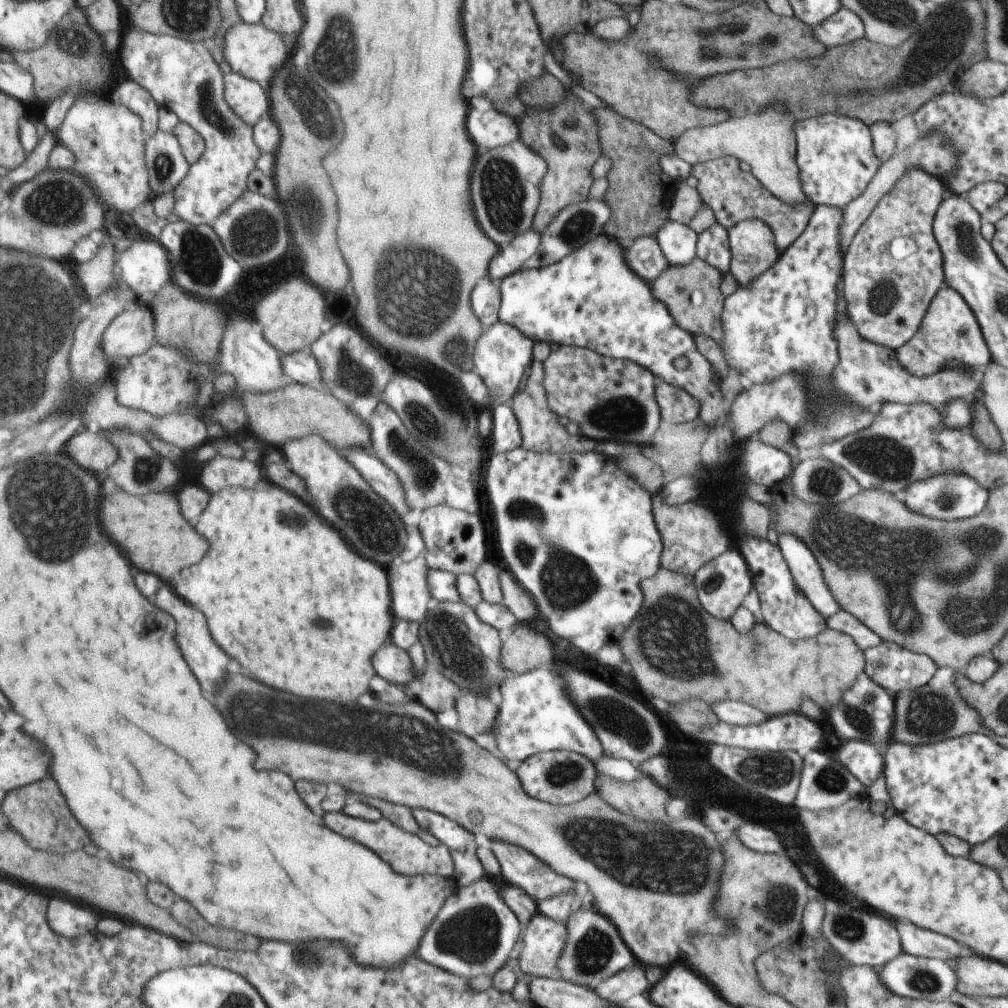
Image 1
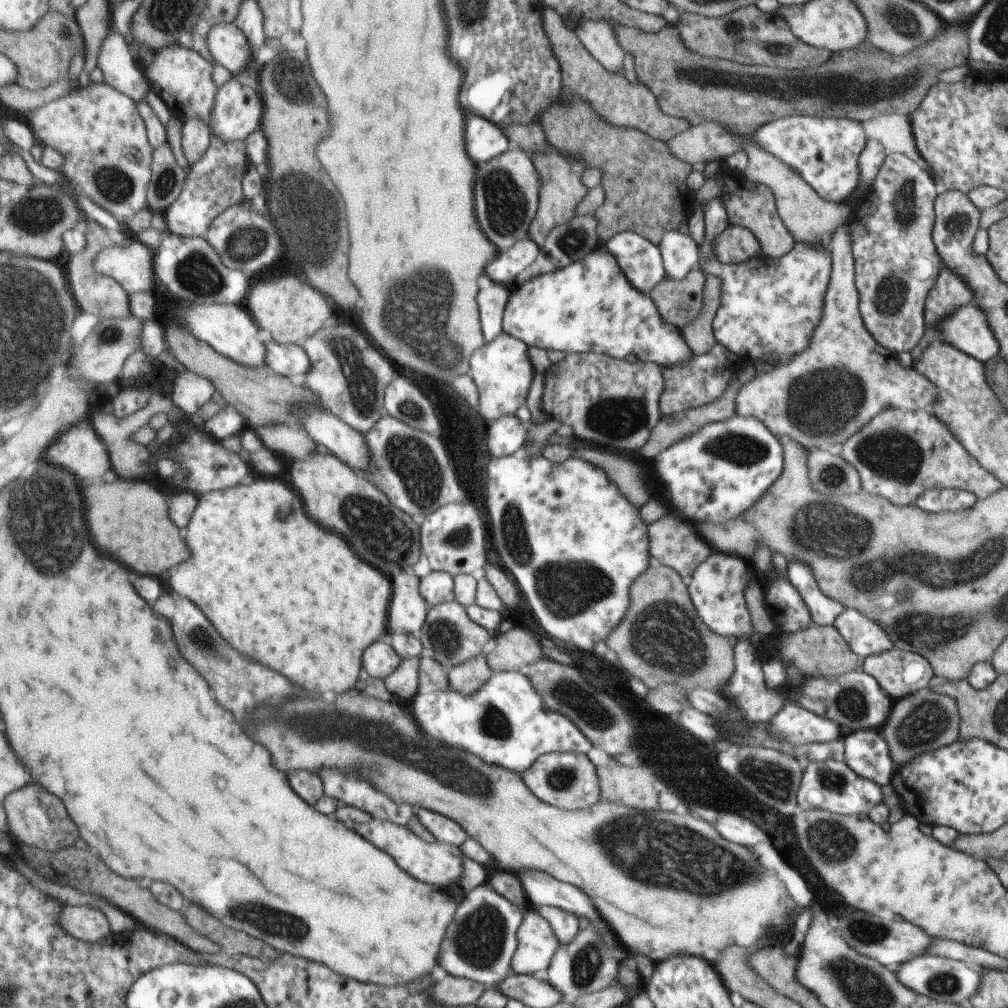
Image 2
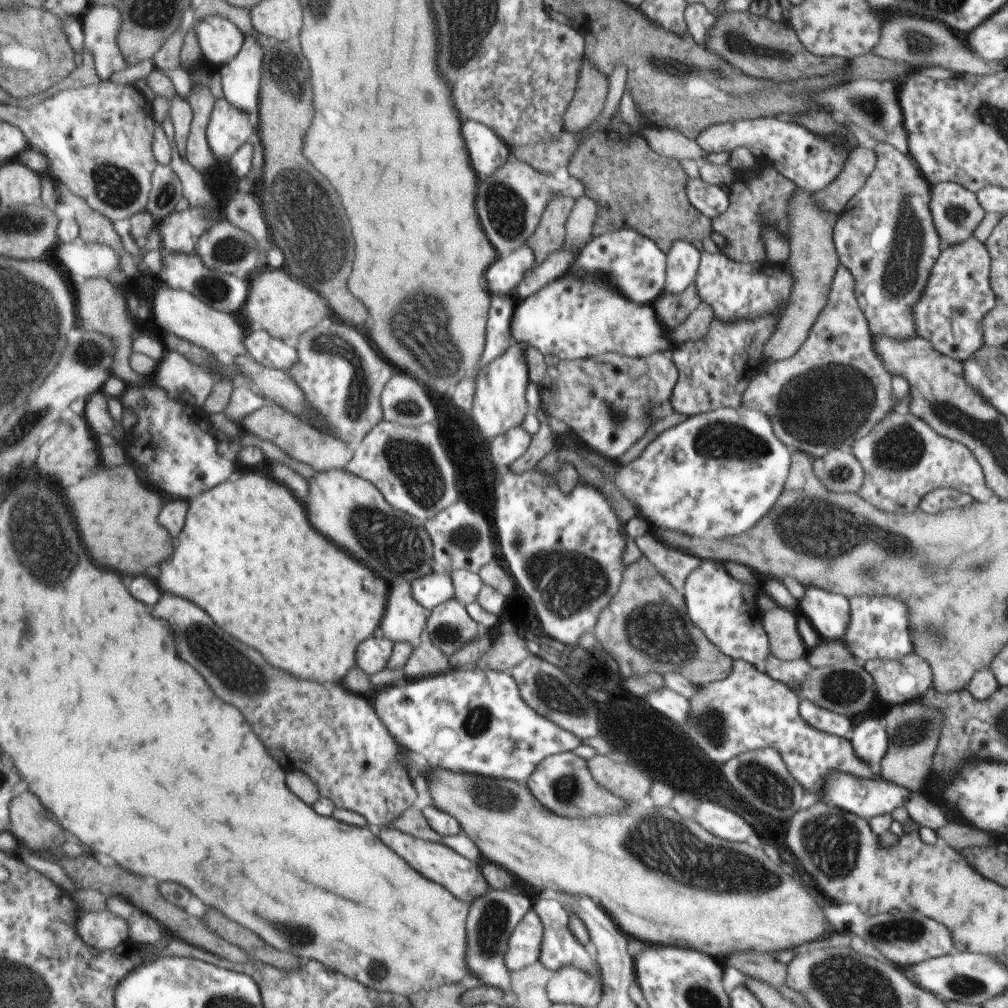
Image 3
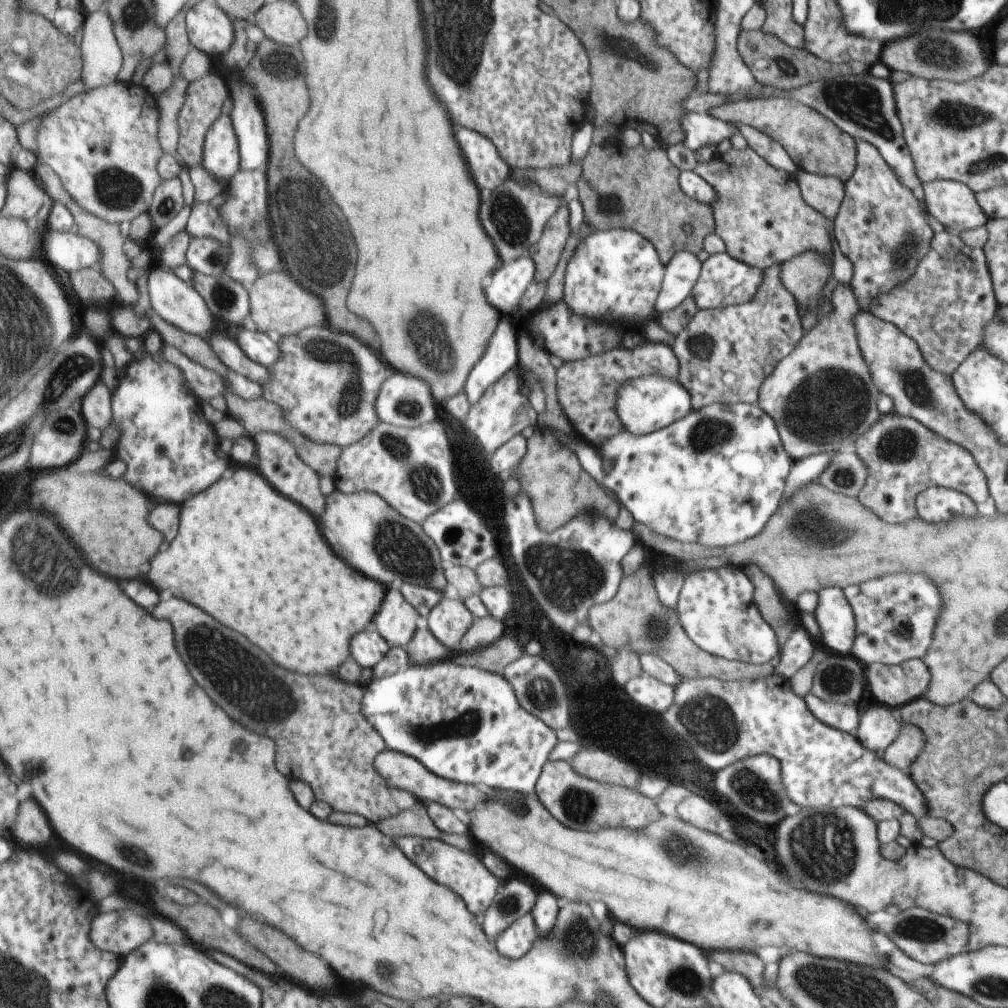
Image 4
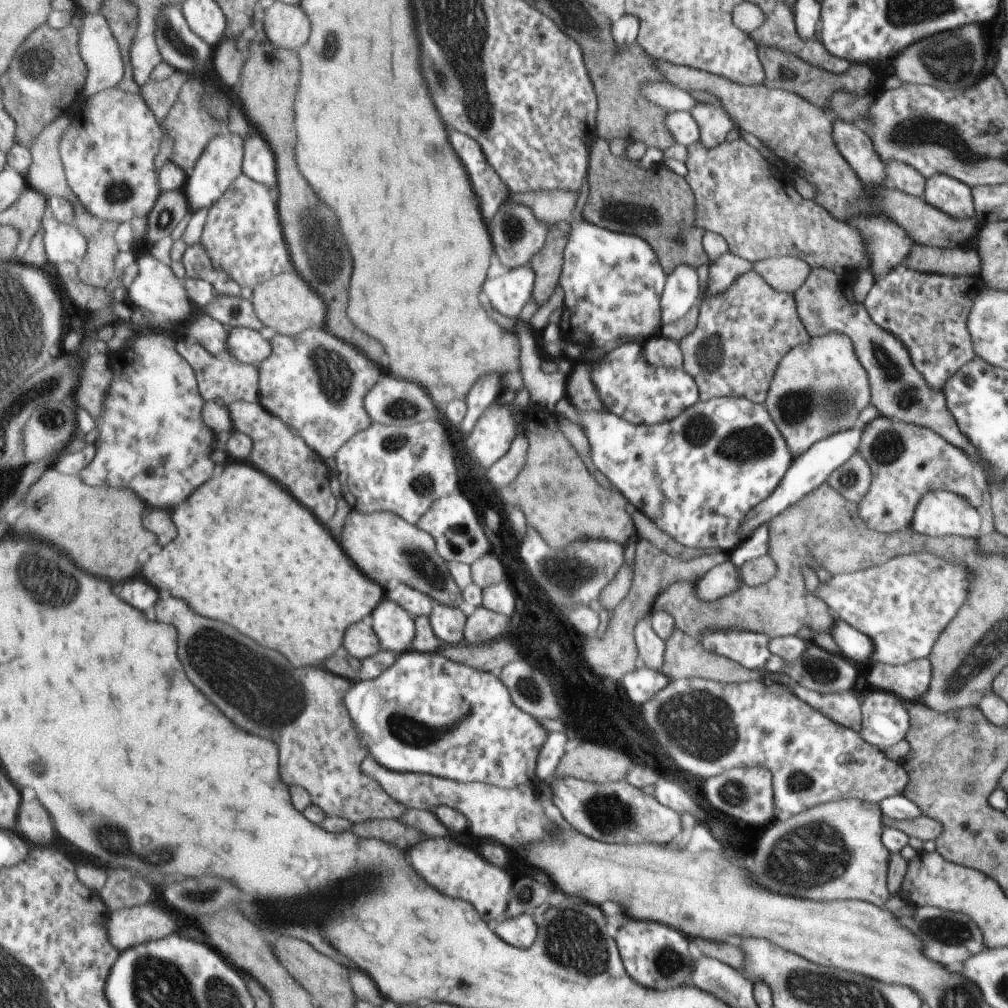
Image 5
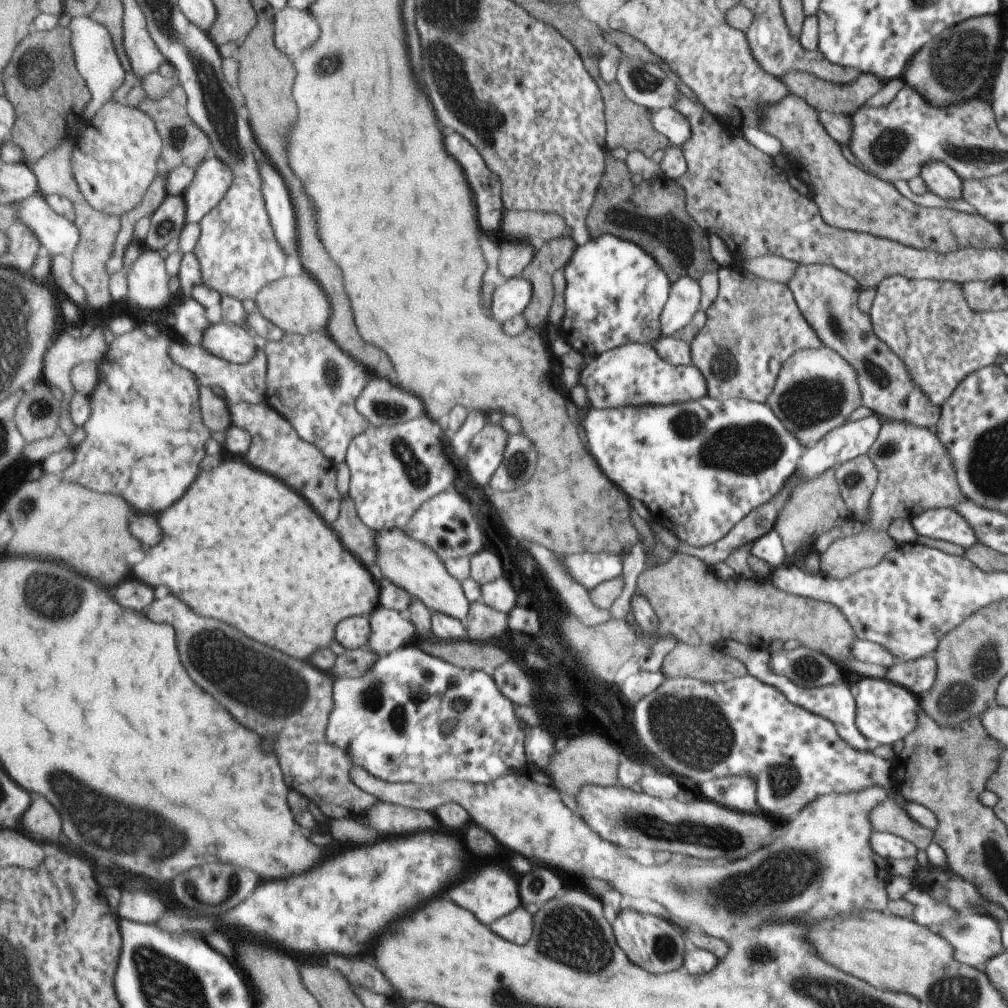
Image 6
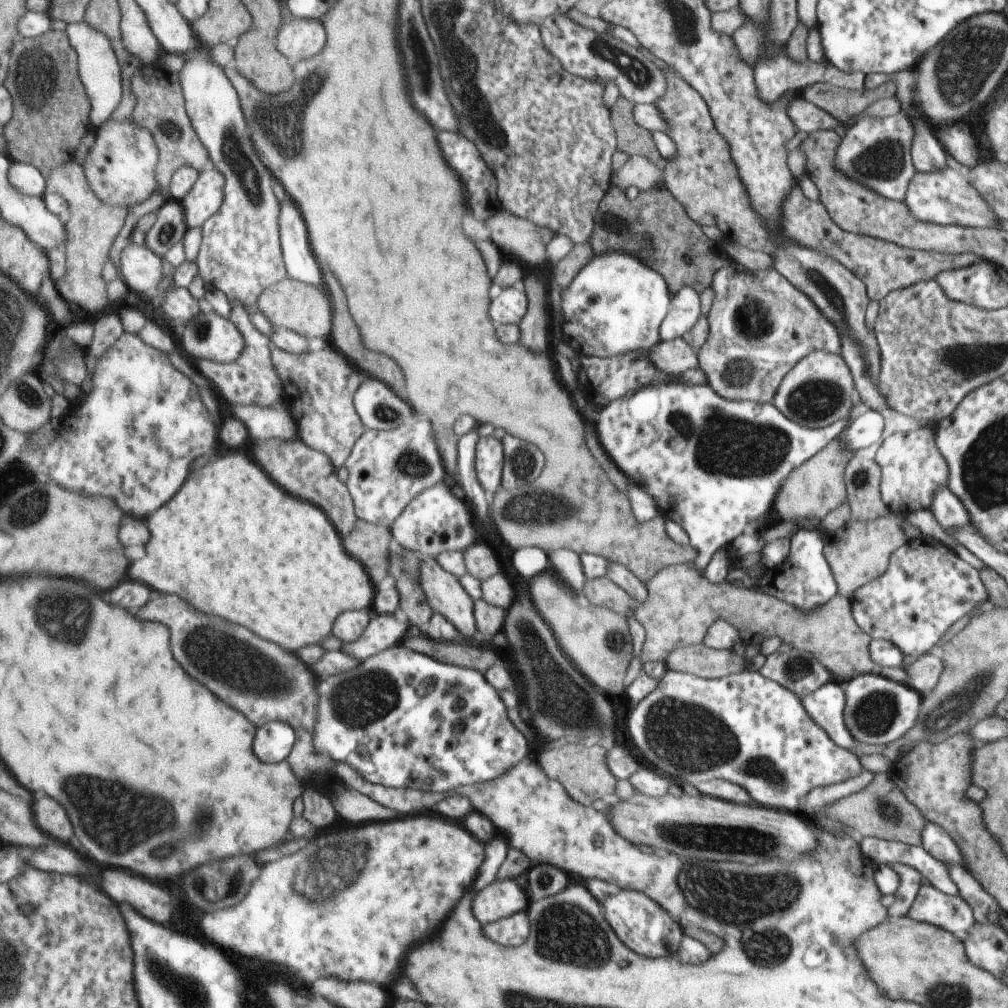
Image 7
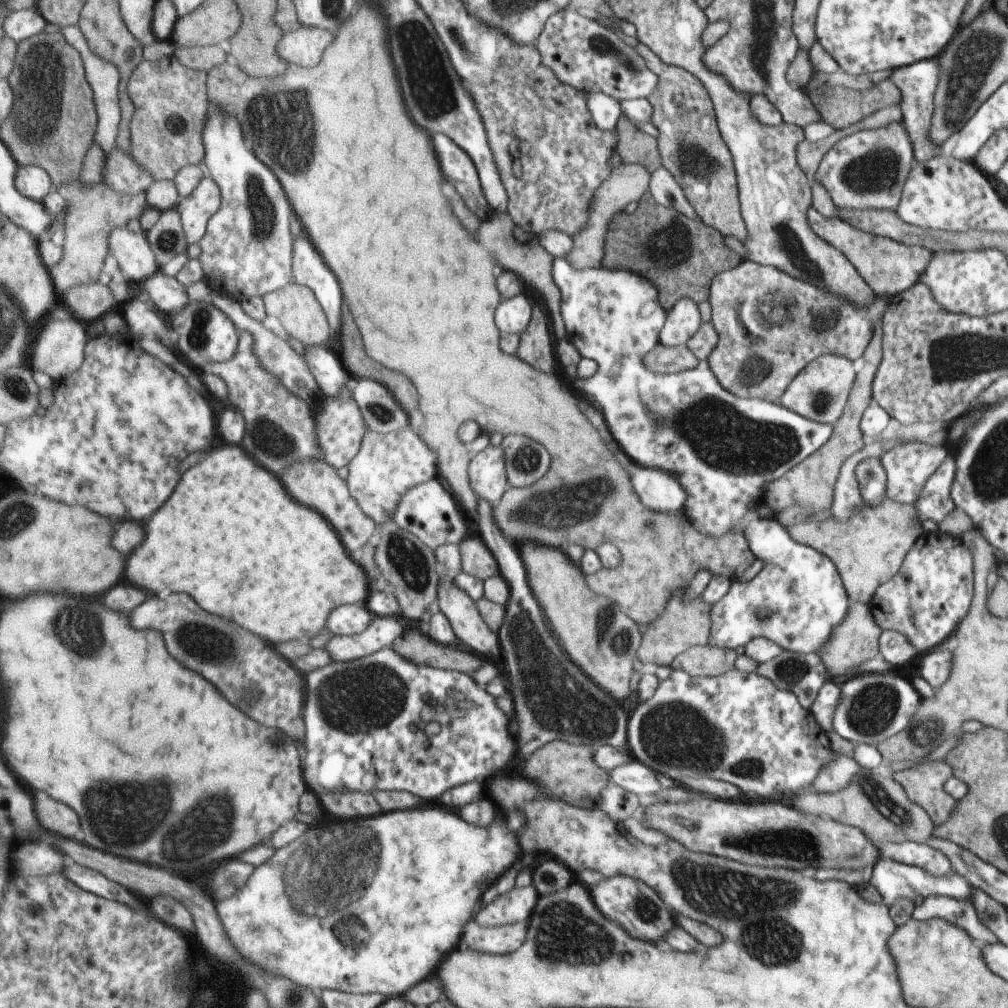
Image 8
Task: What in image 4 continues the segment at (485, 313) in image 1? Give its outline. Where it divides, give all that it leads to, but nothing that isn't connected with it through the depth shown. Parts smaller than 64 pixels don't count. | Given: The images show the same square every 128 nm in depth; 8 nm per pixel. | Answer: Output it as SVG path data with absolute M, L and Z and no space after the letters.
M498 312L498 319L489 337L485 352L479 360L471 367L469 376L465 380L465 394L470 406L483 394L486 386L489 386L495 379L498 379L508 368L517 364L516 334L517 329L511 323L511 316Z

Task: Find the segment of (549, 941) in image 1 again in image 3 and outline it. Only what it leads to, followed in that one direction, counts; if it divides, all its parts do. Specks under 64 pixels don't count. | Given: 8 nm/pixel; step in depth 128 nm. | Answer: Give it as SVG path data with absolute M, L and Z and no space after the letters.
M529 911L508 938L504 963L509 970L521 970L540 958L541 922L535 911Z

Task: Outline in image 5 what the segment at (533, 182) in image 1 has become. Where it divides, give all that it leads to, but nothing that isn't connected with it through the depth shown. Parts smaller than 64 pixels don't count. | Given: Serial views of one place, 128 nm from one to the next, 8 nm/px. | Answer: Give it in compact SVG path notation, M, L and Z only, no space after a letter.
M511 199L501 206L493 219L489 219L487 223L493 244L496 245L497 258L504 268L526 266L547 240L547 226L536 218L527 205L516 203Z

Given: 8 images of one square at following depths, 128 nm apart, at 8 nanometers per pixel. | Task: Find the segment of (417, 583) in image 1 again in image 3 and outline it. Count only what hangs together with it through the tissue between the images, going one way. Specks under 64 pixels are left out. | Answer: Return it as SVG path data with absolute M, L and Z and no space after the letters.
M403 577L391 581L380 628L389 640L415 644L426 626L426 615L427 611L413 600L409 582Z

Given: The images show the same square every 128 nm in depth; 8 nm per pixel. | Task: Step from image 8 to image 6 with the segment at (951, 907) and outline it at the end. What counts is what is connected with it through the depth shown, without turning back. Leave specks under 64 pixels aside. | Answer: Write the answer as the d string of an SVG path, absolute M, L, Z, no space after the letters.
M916 887L909 889L902 899L915 906L912 920L918 925L933 930L933 932L938 932L940 922L952 919L959 912L954 911L945 903L935 903L927 893Z

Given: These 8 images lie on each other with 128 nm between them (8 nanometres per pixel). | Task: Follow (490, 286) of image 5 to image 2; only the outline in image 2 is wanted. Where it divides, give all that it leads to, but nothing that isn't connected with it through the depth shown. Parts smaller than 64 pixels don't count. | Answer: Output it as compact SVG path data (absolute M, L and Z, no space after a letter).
M528 237L517 240L507 250L497 253L496 258L485 267L485 274L493 282L509 286L515 283L517 274L535 260L538 252L538 246Z

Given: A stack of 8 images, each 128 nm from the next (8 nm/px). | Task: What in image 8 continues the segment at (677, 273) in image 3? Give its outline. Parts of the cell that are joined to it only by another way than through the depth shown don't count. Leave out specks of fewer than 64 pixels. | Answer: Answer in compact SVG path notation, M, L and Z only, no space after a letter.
M685 297L668 311L668 318L660 332L660 341L665 346L685 344L686 340L702 323L696 302Z

